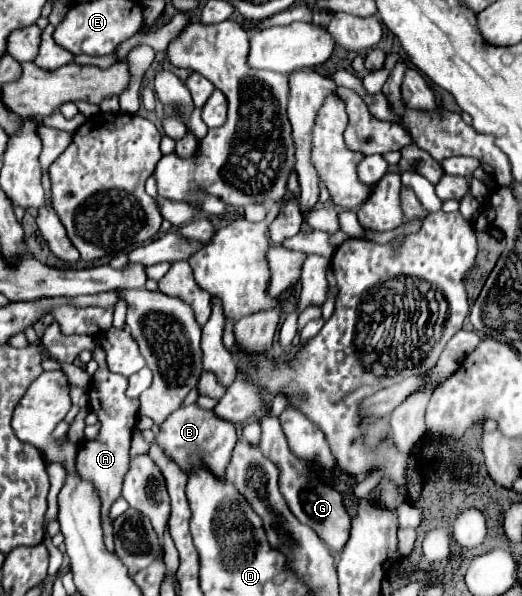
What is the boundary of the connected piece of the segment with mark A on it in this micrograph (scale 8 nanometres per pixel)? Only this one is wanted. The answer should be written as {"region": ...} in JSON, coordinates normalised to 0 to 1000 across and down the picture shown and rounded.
{"region":[[[197,586],[178,589],[178,602],[190,609],[190,619],[178,629],[178,643],[170,646],[170,683],[182,690],[182,696],[193,706],[193,720],[178,740],[163,740],[148,760],[148,794],[174,807],[190,837],[193,837],[193,871],[199,889],[199,908],[203,919],[216,924],[216,894],[213,894],[213,874],[205,871],[205,857],[213,844],[232,831],[232,810],[247,787],[247,747],[251,730],[262,710],[262,686],[266,669],[247,669],[239,663],[243,656],[243,633],[213,626],[201,616],[201,592]]]}

